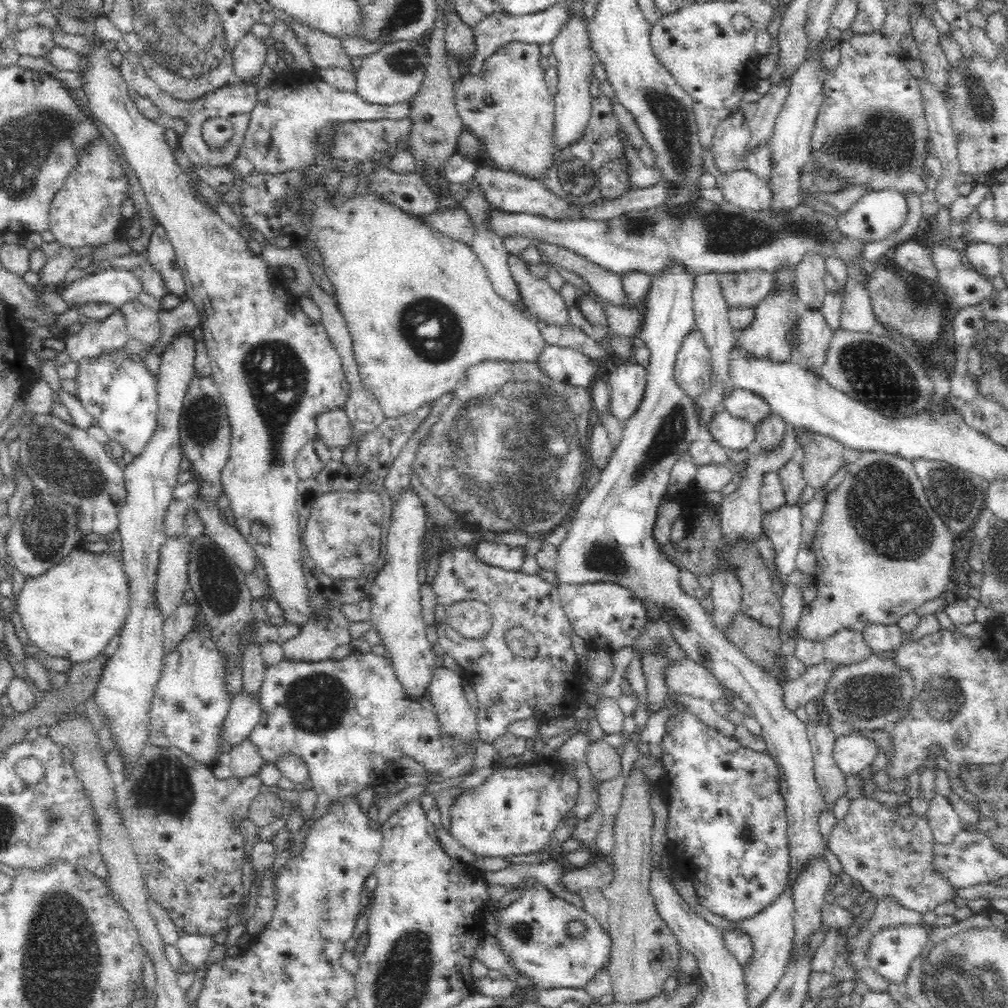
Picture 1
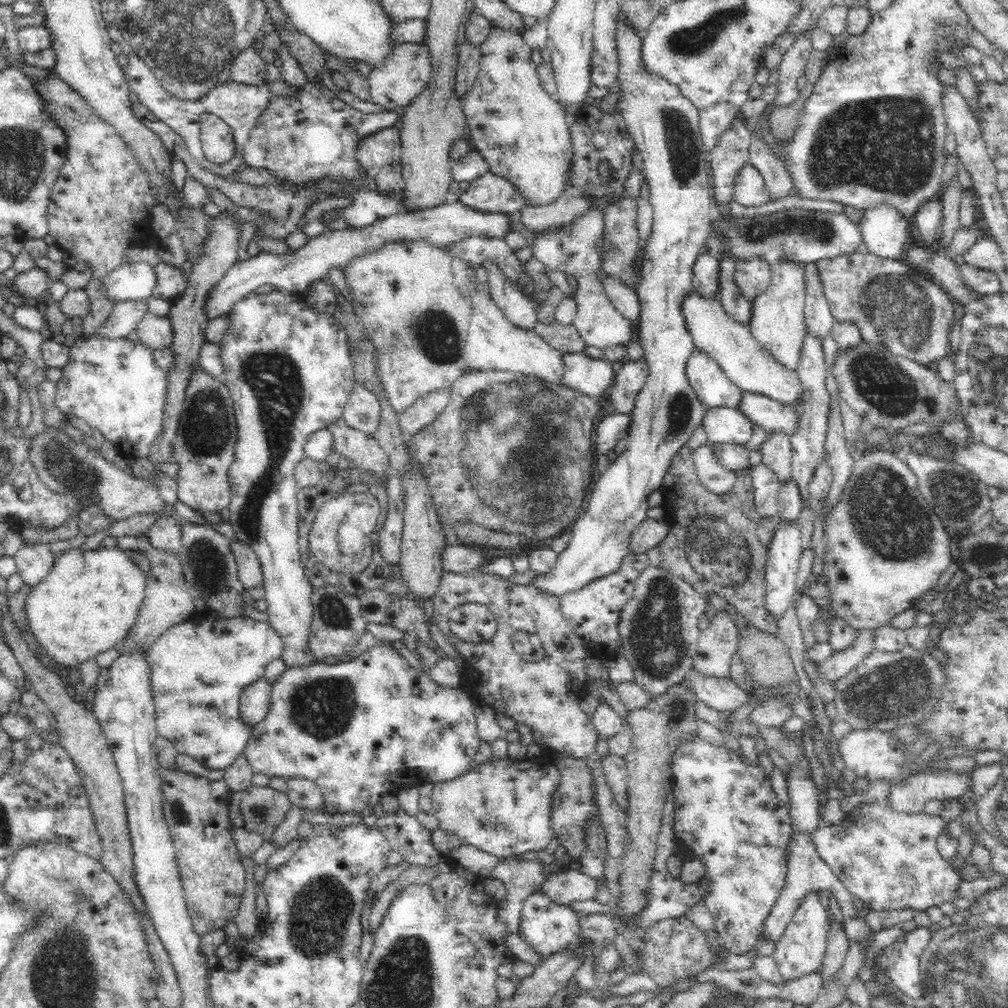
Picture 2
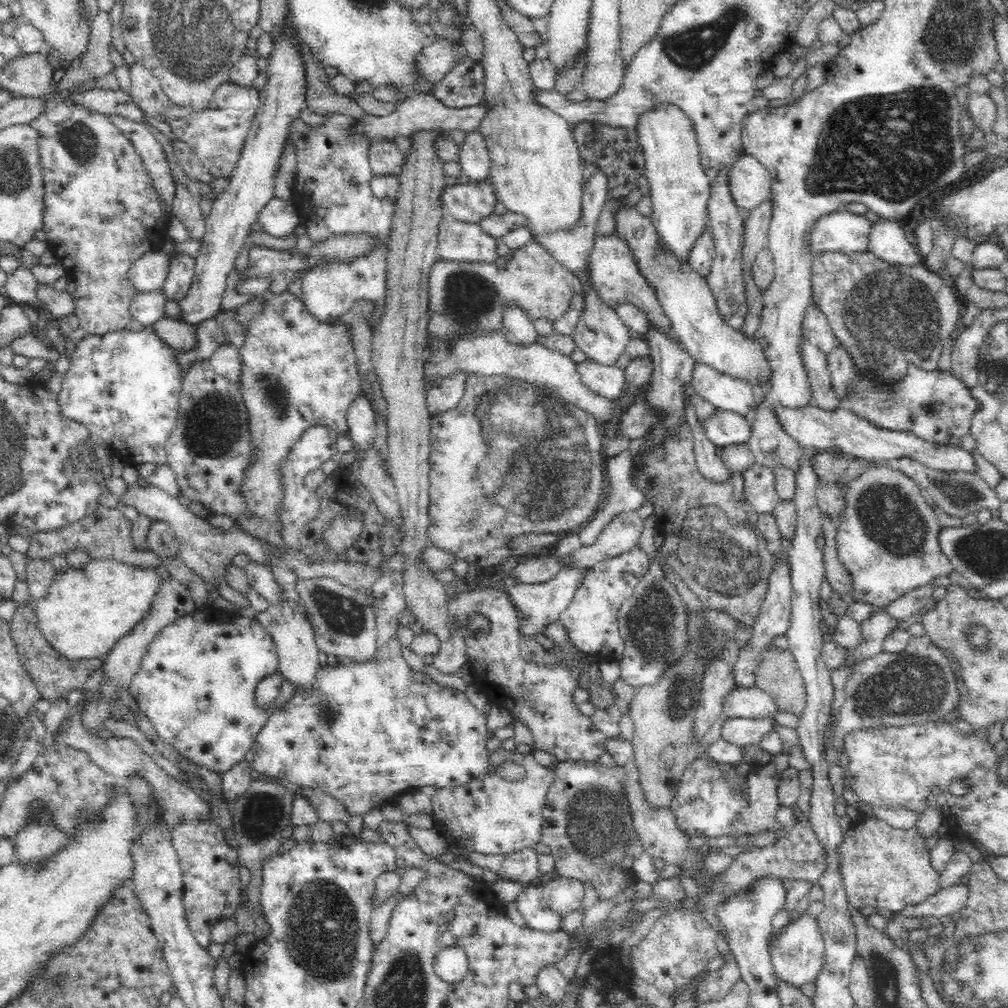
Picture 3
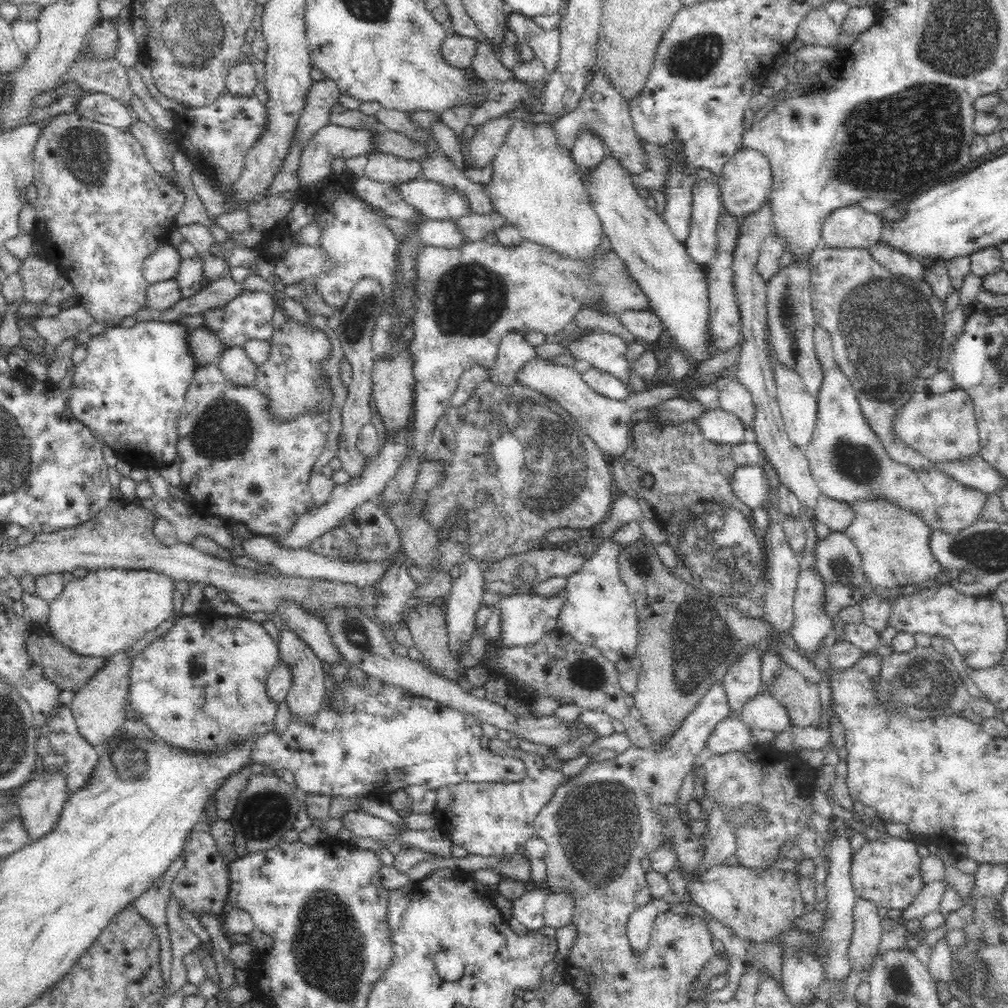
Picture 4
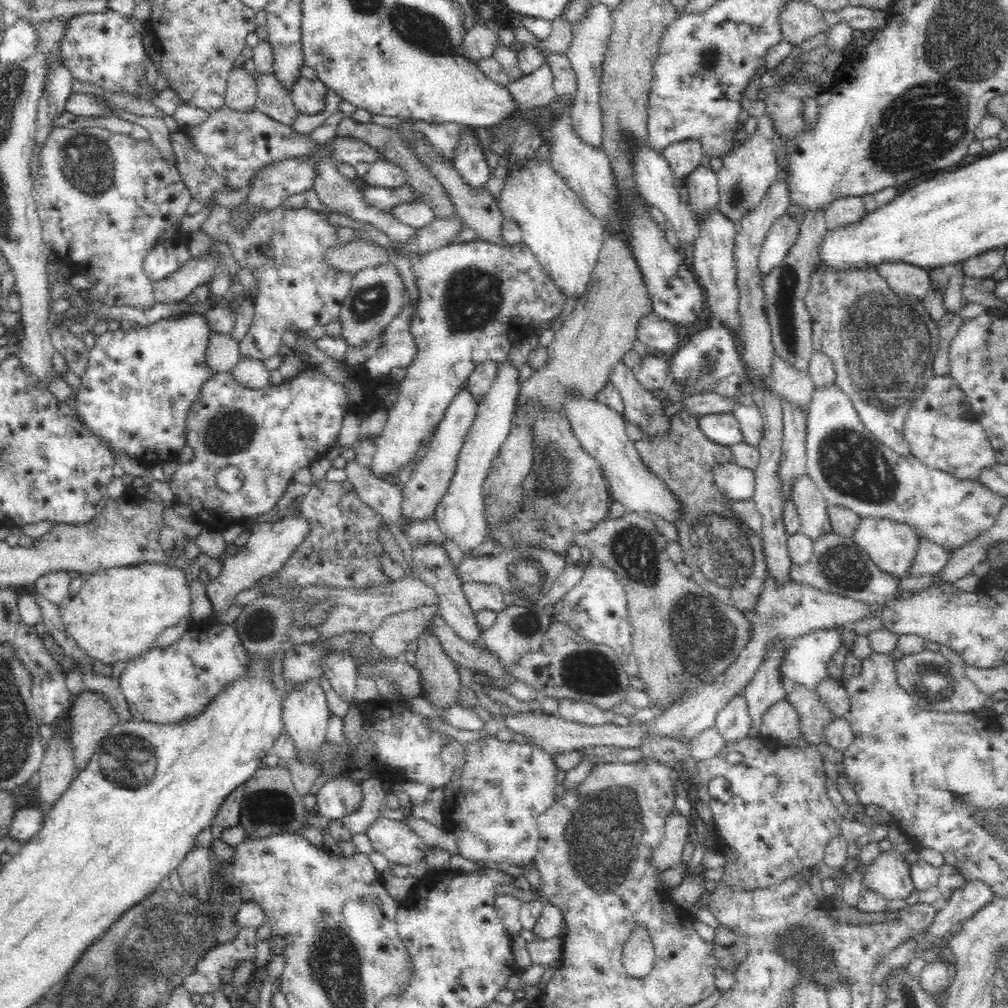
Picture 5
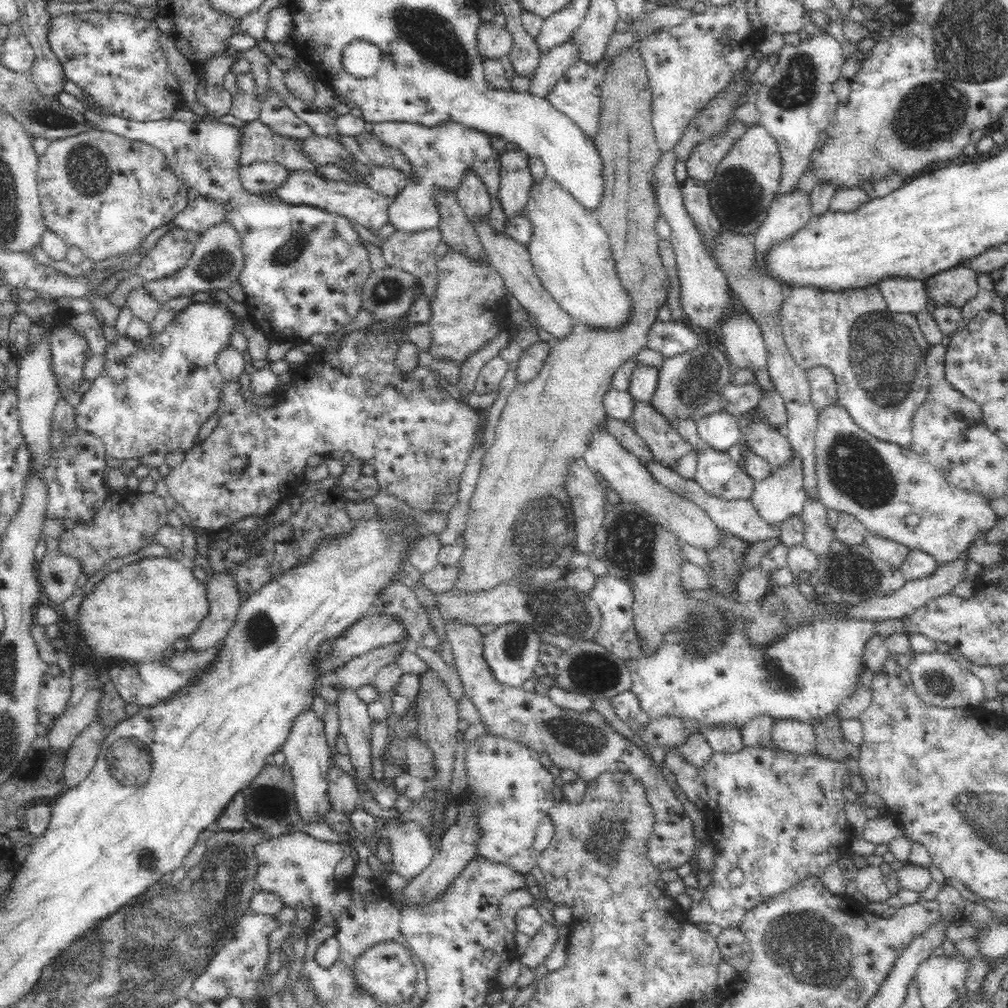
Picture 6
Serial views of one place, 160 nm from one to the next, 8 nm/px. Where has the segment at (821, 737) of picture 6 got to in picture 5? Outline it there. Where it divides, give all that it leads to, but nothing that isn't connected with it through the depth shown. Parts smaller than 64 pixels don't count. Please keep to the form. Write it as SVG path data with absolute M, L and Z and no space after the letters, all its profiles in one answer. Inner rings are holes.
M800 682L792 683L792 689L786 693L785 699L798 713L801 737L809 744L817 746L822 743L823 728L833 719L832 713L814 689L808 689Z

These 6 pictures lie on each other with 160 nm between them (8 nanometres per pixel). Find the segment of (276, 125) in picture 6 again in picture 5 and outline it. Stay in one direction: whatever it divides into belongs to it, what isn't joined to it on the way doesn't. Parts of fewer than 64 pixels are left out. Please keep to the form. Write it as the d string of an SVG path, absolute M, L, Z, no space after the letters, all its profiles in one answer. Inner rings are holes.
M272 74L260 75L256 84L255 108L288 126L292 124L299 112L291 97L281 87L278 79Z

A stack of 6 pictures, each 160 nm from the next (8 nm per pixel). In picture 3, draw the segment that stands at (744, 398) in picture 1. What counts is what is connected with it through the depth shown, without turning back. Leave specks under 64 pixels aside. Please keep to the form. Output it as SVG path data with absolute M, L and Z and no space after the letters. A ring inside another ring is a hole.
M773 401L772 411L778 424L786 434L800 447L816 449L819 452L837 450L867 464L877 460L900 460L910 458L940 471L976 471L976 462L972 451L966 451L960 444L939 443L924 440L922 437L906 431L891 431L876 428L870 422L854 415L844 406L835 412L821 410L816 405L791 408Z

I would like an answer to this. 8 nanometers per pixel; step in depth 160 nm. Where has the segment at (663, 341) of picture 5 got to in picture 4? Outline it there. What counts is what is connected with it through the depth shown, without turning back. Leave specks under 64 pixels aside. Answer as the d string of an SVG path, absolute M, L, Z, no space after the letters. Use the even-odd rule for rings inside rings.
M625 311L618 319L626 330L634 336L635 341L648 345L662 338L662 327L656 314L650 311Z

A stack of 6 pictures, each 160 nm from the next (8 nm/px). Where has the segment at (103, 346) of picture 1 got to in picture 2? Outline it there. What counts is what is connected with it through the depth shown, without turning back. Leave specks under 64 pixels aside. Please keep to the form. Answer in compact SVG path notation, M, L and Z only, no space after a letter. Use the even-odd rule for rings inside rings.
M129 301L116 303L106 322L94 330L88 337L98 337L102 341L112 341L129 338L132 329L136 329L144 314L148 312L144 301Z

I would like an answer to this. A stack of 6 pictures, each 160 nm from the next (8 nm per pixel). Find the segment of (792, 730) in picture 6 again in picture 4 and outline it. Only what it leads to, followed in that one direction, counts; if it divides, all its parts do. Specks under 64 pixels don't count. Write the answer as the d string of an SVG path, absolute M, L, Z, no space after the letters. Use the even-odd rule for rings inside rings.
M770 693L749 698L738 710L739 717L752 728L778 733L791 724L786 709Z

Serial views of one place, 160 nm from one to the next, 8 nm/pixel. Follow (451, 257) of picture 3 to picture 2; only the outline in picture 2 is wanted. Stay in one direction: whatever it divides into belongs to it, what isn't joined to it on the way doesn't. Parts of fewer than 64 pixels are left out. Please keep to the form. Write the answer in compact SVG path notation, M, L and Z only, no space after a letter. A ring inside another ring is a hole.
M472 236L452 244L449 248L477 266L480 266L484 259L495 260L500 271L518 285L519 290L534 303L536 312L540 312L544 308L544 302L548 302L549 292L537 288L525 264L516 258L515 250L512 250L504 239Z

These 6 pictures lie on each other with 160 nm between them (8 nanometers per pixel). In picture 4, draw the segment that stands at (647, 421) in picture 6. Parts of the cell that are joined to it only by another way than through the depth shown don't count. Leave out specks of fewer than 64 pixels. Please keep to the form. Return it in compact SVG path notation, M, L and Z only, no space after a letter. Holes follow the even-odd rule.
M586 330L567 344L569 355L586 360L592 367L610 373L630 383L630 363L627 361L628 344L622 336L602 330Z

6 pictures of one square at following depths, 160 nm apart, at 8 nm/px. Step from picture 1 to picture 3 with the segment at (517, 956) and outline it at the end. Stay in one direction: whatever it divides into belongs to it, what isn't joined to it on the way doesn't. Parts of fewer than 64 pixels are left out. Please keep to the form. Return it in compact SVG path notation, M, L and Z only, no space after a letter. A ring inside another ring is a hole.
M539 883L526 886L517 897L516 907L522 913L526 927L539 933L562 931L563 916L548 906Z

